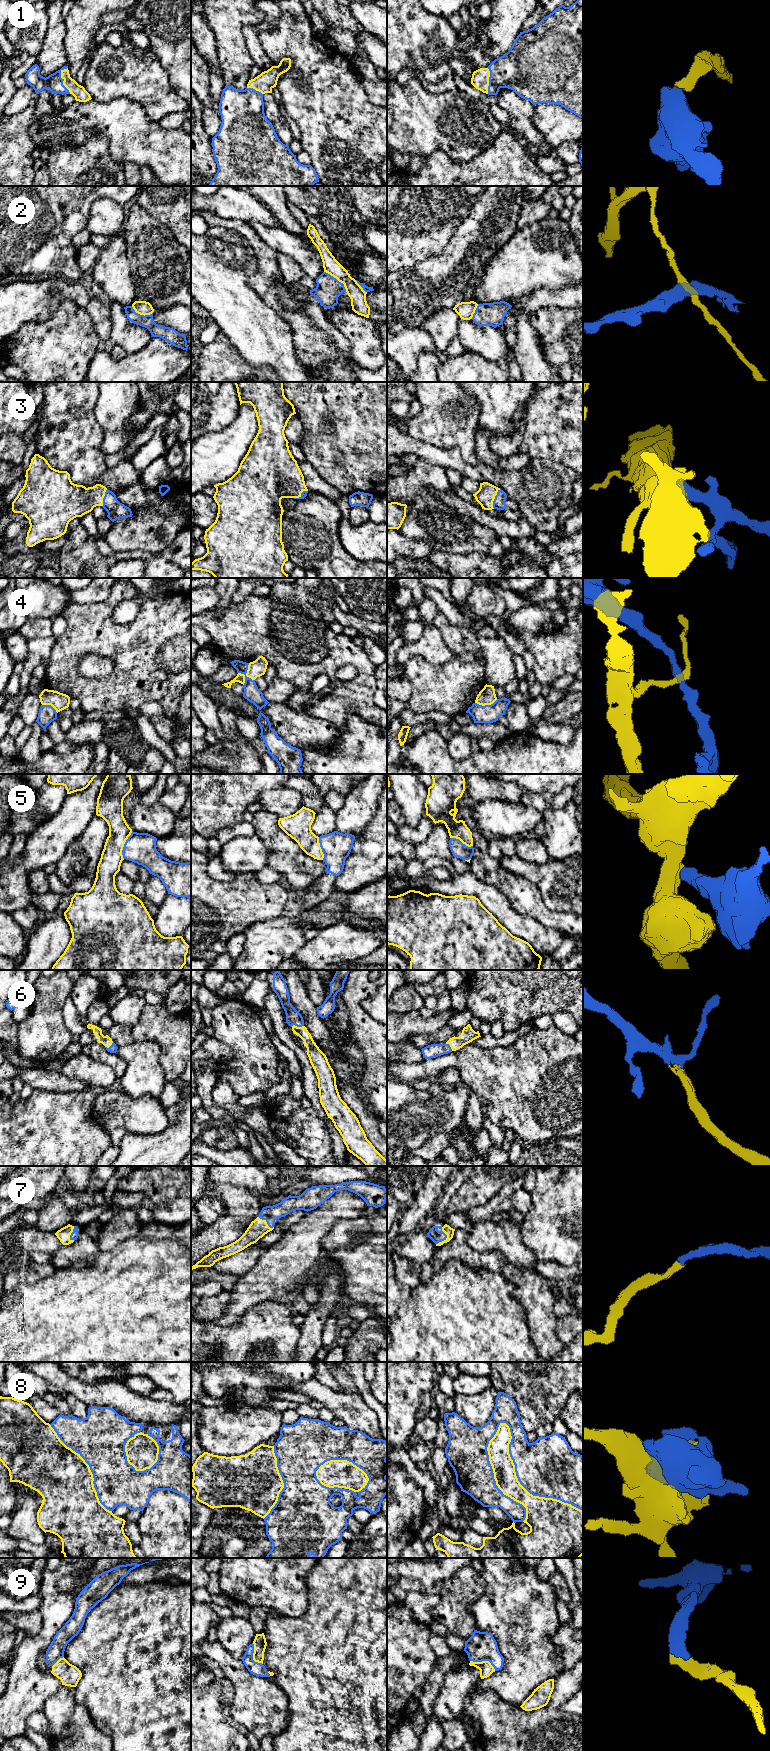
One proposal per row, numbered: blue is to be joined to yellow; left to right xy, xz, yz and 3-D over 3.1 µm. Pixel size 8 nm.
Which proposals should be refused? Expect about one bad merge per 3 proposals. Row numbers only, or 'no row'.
2, 4, 5, 8

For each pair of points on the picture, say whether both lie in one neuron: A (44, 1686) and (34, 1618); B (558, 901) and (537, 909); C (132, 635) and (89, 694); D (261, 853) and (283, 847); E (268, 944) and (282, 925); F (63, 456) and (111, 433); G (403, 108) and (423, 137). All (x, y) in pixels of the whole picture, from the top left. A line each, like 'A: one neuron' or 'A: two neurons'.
A: two neurons
B: two neurons
C: one neuron
D: two neurons
E: one neuron
F: two neurons
G: one neuron

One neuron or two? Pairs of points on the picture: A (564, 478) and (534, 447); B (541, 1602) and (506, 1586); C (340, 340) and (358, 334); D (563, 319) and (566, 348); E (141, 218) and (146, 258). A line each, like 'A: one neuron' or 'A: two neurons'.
A: two neurons
B: one neuron
C: two neurons
D: one neuron
E: one neuron

